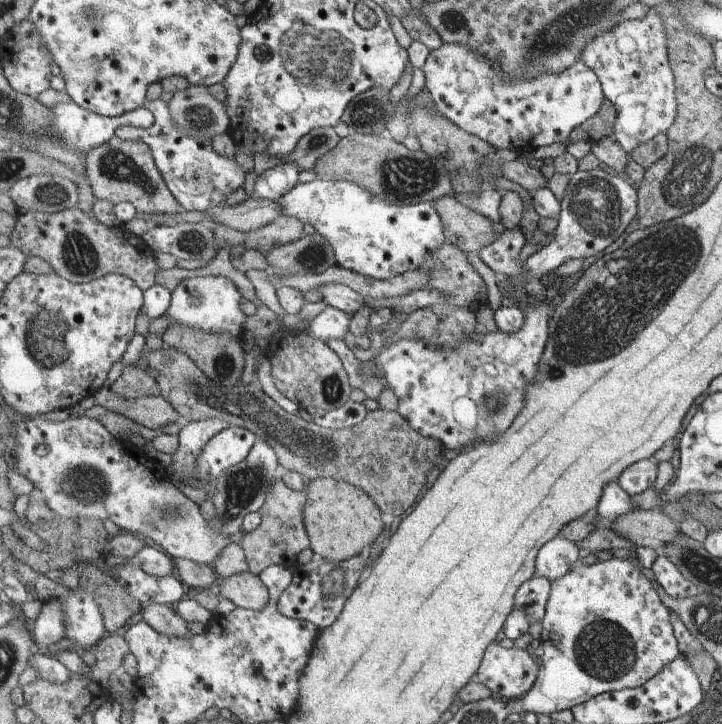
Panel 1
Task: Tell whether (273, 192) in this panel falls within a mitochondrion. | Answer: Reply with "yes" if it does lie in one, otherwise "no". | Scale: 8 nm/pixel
no

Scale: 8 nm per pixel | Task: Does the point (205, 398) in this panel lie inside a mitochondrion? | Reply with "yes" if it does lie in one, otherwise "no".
yes

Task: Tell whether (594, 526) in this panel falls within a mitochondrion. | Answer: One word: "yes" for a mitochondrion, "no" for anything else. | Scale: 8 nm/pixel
no

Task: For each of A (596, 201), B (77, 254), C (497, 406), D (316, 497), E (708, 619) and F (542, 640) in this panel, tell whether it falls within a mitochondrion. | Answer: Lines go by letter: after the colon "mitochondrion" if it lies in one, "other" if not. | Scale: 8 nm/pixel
A: mitochondrion
B: mitochondrion
C: mitochondrion
D: other
E: mitochondrion
F: other

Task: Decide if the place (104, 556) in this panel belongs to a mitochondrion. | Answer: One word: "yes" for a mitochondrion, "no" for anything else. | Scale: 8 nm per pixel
no

